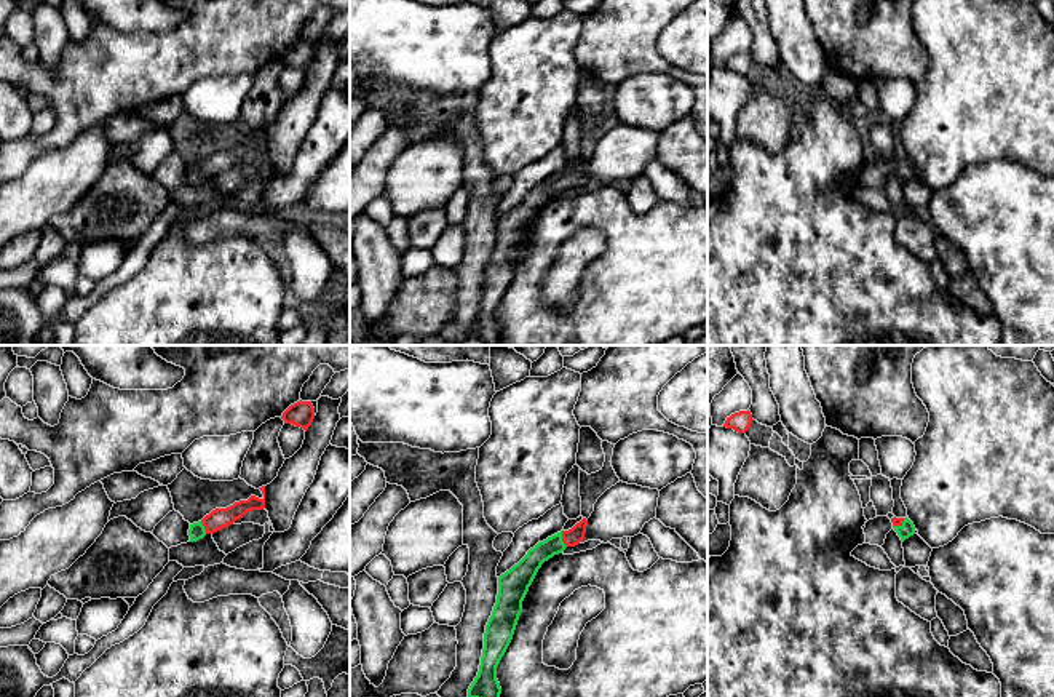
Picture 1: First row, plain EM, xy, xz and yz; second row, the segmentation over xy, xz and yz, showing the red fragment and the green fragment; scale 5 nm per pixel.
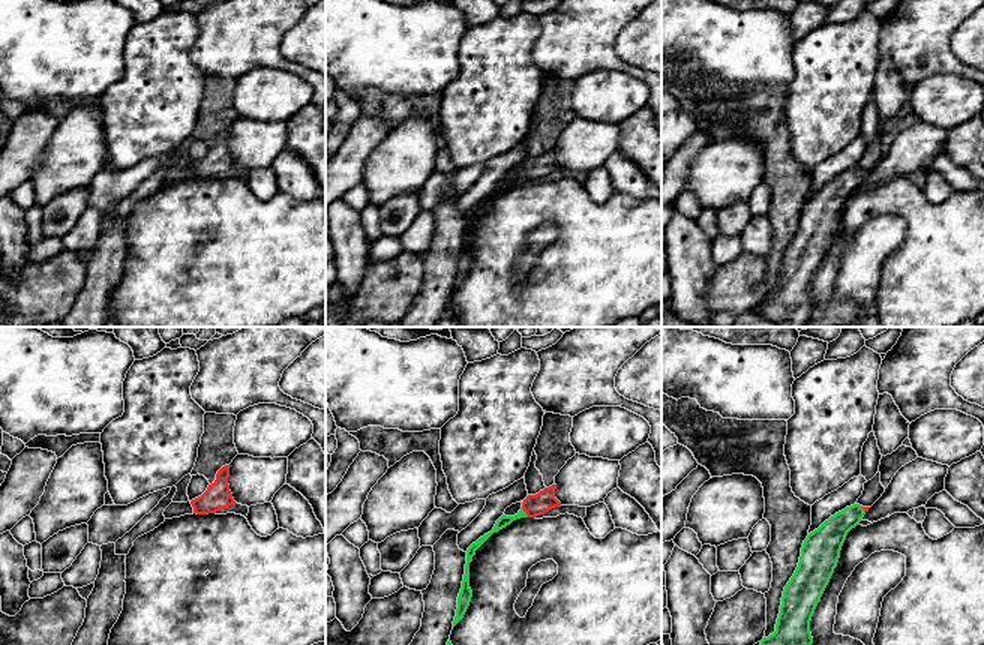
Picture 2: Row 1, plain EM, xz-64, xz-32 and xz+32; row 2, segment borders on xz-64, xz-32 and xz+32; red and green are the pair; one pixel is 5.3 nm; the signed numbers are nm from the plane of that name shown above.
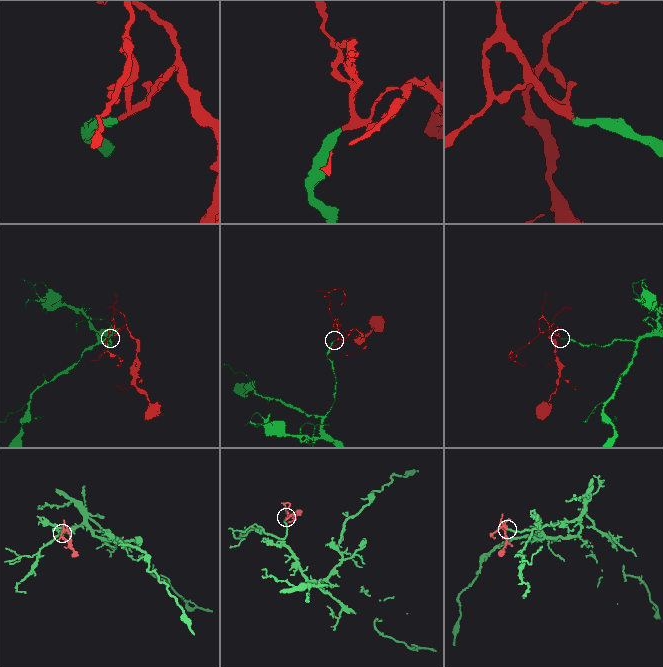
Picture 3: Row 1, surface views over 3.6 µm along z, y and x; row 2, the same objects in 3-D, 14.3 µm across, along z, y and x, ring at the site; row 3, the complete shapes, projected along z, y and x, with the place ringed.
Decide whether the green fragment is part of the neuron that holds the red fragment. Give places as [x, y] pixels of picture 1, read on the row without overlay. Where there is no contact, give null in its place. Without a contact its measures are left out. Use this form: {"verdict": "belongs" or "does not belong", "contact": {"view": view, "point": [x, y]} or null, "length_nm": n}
{"verdict": "belongs", "contact": {"view": "xz", "point": [562, 181]}, "length_nm": 90}

